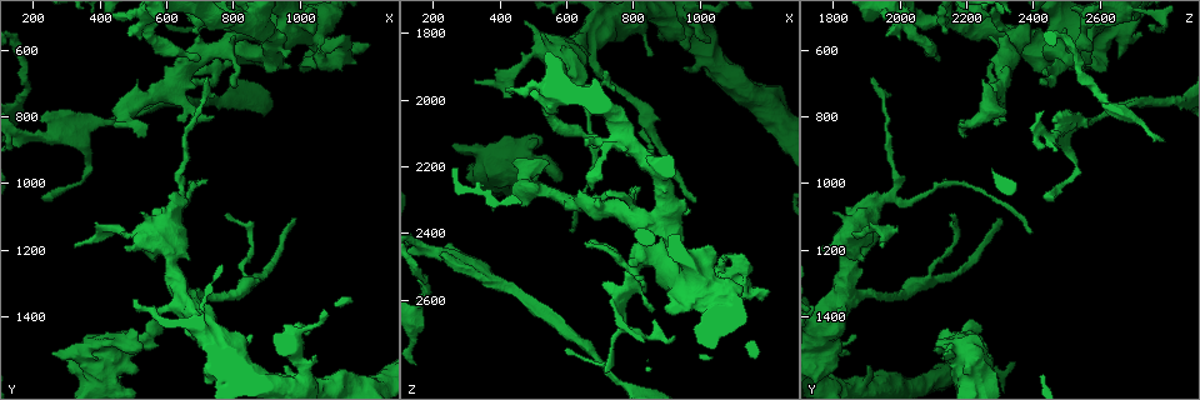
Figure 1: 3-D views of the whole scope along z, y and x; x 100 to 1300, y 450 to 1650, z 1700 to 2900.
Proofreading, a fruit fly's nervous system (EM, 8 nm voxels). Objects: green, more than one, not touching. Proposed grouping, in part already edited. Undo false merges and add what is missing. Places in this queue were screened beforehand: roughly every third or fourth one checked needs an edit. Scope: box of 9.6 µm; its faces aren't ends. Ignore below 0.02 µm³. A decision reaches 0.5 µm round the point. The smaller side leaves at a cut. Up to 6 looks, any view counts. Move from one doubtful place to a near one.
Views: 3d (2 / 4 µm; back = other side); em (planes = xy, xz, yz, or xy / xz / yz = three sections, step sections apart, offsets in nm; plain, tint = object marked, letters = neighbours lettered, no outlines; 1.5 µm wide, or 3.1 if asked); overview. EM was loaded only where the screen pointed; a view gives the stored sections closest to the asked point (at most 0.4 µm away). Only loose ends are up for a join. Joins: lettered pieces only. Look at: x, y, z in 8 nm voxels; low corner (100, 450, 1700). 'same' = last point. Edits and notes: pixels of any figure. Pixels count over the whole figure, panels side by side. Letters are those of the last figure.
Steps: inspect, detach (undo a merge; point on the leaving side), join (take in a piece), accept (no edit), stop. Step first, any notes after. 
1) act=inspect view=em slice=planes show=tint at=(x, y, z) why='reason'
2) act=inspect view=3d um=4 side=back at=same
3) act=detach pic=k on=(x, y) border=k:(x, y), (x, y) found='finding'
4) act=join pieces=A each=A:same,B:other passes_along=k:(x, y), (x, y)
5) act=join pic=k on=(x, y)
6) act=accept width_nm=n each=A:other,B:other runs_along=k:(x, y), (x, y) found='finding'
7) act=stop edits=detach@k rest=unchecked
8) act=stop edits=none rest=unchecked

act=inspect view=em slice=planes show=letters at=(570, 1380, 1810) why='stops while still wide'

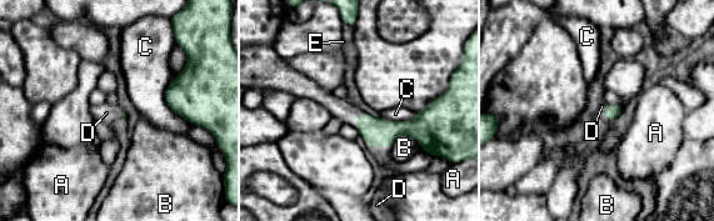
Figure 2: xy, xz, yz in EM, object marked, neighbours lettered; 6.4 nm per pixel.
act=join pieces=D longest_contact=C:300nm each=A:other,B:other,C:other,D:same,E:other found='it goes on there'

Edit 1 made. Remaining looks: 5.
act=inspect view=3d um=4 at=(220, 1030, 2460) why='free end'

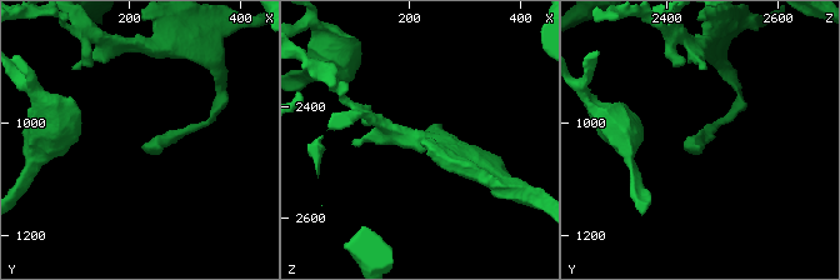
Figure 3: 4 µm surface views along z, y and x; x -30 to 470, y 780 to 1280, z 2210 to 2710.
act=inspect view=em slice=planes show=letters at=(220, 1045, 2450) why='shape alone is not enough'

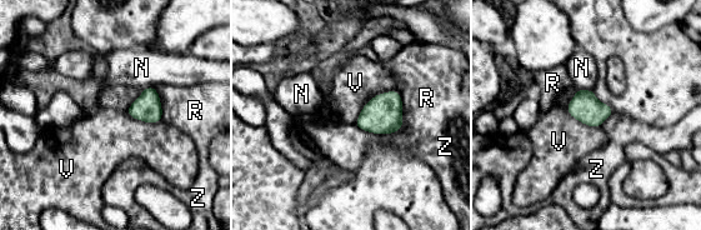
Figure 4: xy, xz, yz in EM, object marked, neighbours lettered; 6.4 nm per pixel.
act=accept each=N:other,R:other,V:other,Z:other found='none of them fits'

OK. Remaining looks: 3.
act=inspect view=em slice=planes show=tint at=(590, 530, 2750)

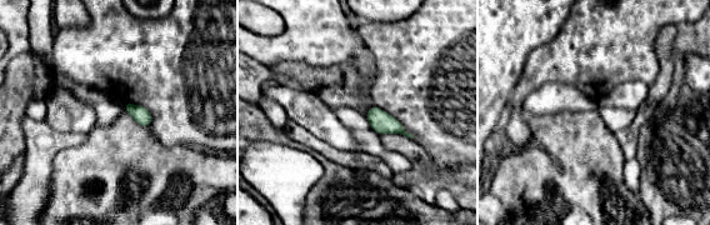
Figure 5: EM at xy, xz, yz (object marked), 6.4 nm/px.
act=inspect view=em slice=planes show=letters at=same

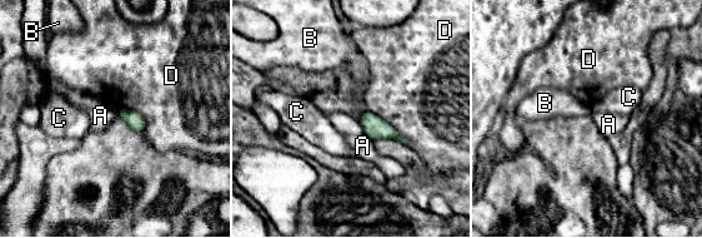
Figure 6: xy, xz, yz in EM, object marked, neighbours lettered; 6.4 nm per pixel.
act=accept width_nm=100 each=A:other,B:other,C:other,D:other border=6:(357, 120), (362, 130), (374, 142) found='no lettered piece goes on from it'

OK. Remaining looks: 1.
act=stop edits=join@2 rest=unchecked

